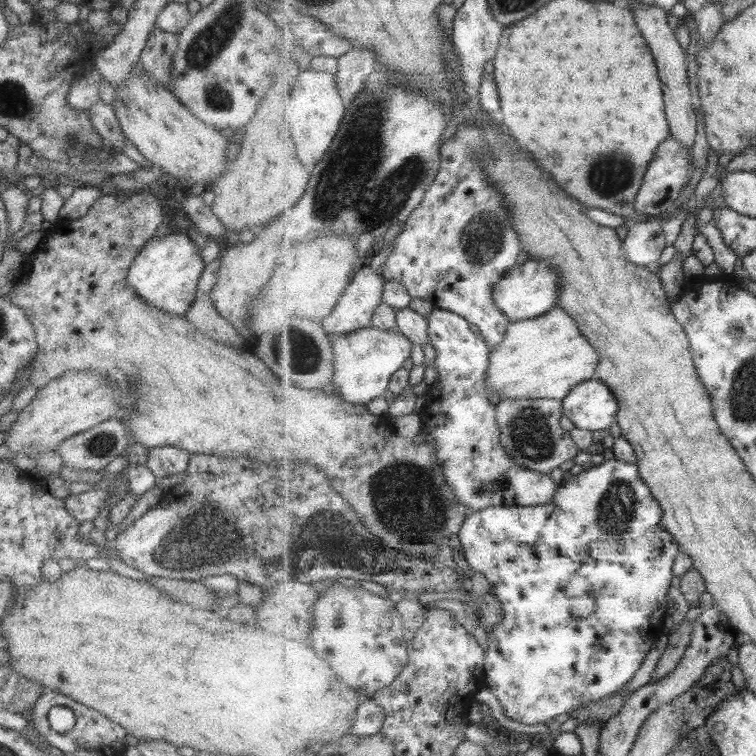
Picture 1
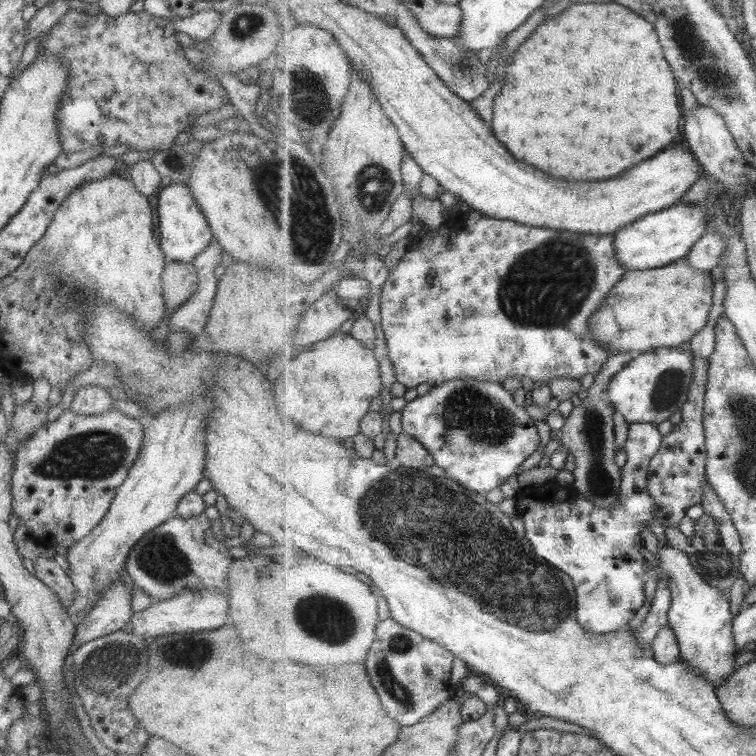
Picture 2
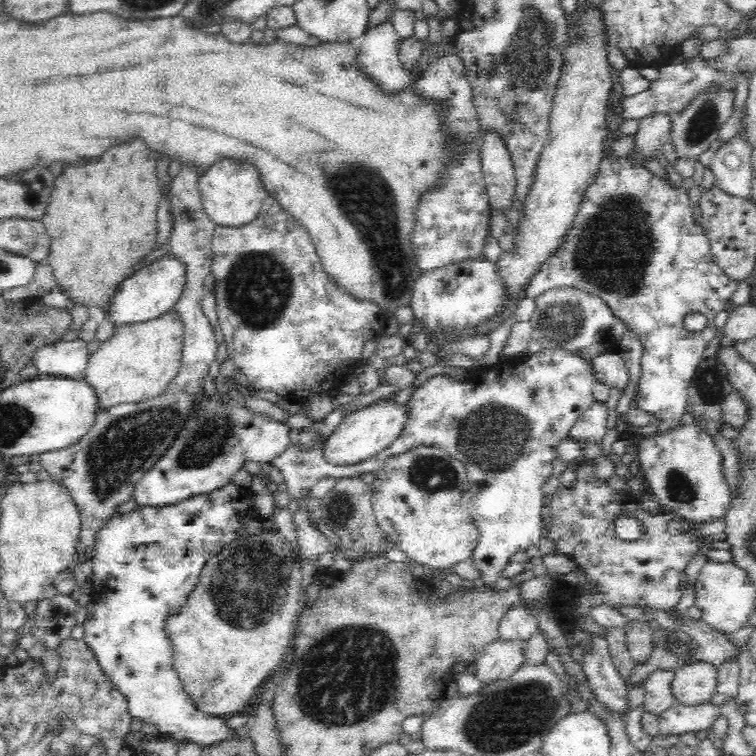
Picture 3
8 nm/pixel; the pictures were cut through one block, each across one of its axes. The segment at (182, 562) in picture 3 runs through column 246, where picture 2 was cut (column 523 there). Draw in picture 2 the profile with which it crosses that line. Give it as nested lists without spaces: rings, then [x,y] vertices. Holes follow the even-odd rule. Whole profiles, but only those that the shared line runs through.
[[[635,423],[629,425],[624,450],[628,461],[622,468],[622,489],[620,502],[613,508],[601,508],[578,494],[571,486],[558,483],[556,480],[542,486],[528,487],[520,490],[516,496],[518,515],[525,524],[525,536],[532,542],[536,553],[567,573],[576,584],[578,596],[577,618],[581,626],[595,634],[609,634],[618,631],[621,626],[629,624],[636,612],[645,606],[644,584],[648,574],[648,562],[641,554],[641,522],[647,521],[651,532],[659,542],[664,543],[665,527],[655,513],[655,502],[648,491],[650,462],[662,447],[664,436],[655,423]]]

